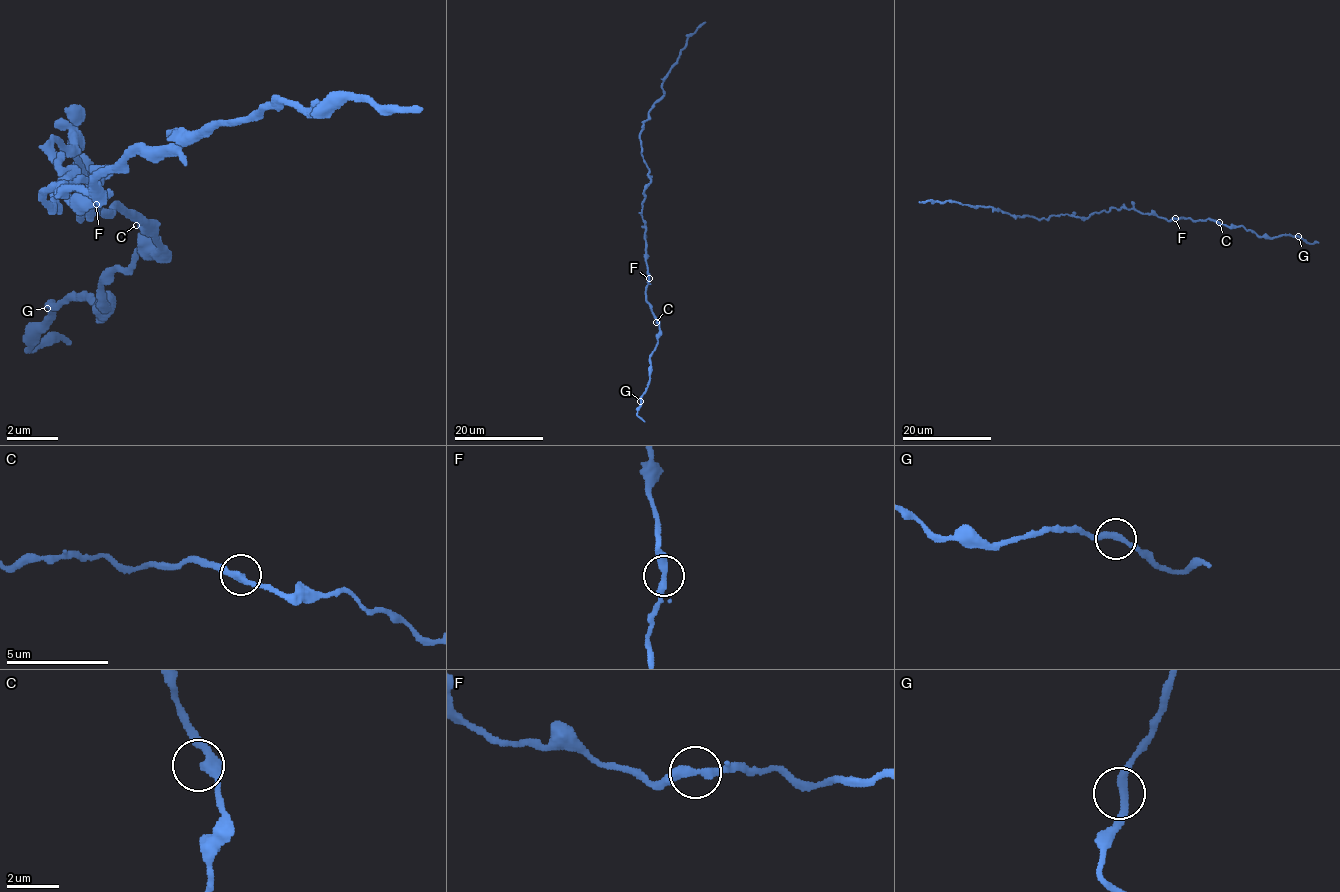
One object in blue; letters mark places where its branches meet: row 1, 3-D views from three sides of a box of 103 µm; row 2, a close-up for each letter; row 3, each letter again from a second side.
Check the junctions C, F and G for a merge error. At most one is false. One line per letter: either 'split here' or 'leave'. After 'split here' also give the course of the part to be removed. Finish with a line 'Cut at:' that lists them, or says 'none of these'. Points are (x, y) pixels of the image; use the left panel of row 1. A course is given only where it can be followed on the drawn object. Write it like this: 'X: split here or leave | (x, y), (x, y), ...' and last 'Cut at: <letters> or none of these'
C: leave
F: leave
G: leave
Cut at: none of these

